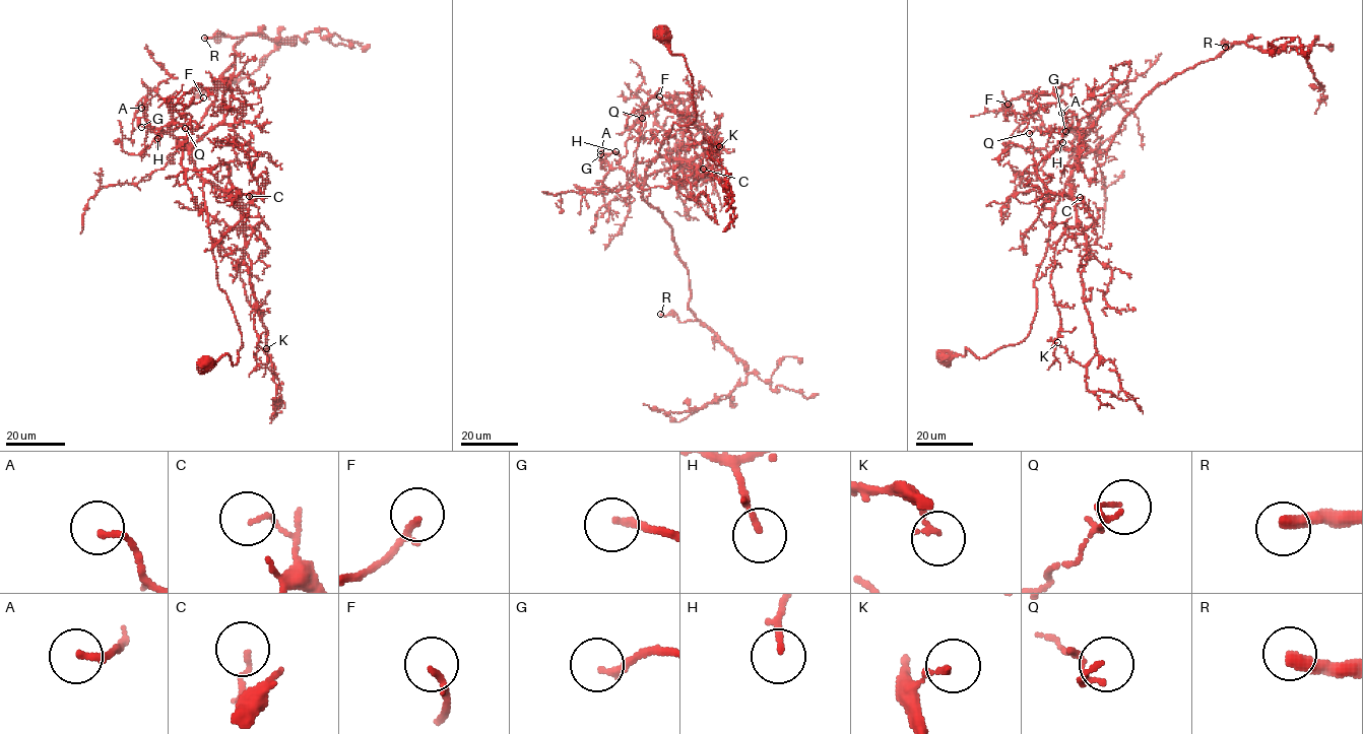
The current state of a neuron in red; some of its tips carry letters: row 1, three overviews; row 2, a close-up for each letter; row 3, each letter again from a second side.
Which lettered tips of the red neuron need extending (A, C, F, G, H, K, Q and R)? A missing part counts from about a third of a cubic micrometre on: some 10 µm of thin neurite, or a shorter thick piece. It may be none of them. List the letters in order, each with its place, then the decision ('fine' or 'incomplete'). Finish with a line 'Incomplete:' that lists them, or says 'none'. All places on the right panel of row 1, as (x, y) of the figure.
A: (1061, 113) | incomplete
C: (1080, 197) | fine
F: (1008, 104) | fine
G: (1065, 131) | incomplete
H: (1062, 142) | incomplete
K: (1057, 342) | fine
Q: (1029, 133) | fine
R: (1225, 47) | incomplete
Incomplete: A, G, H, R

